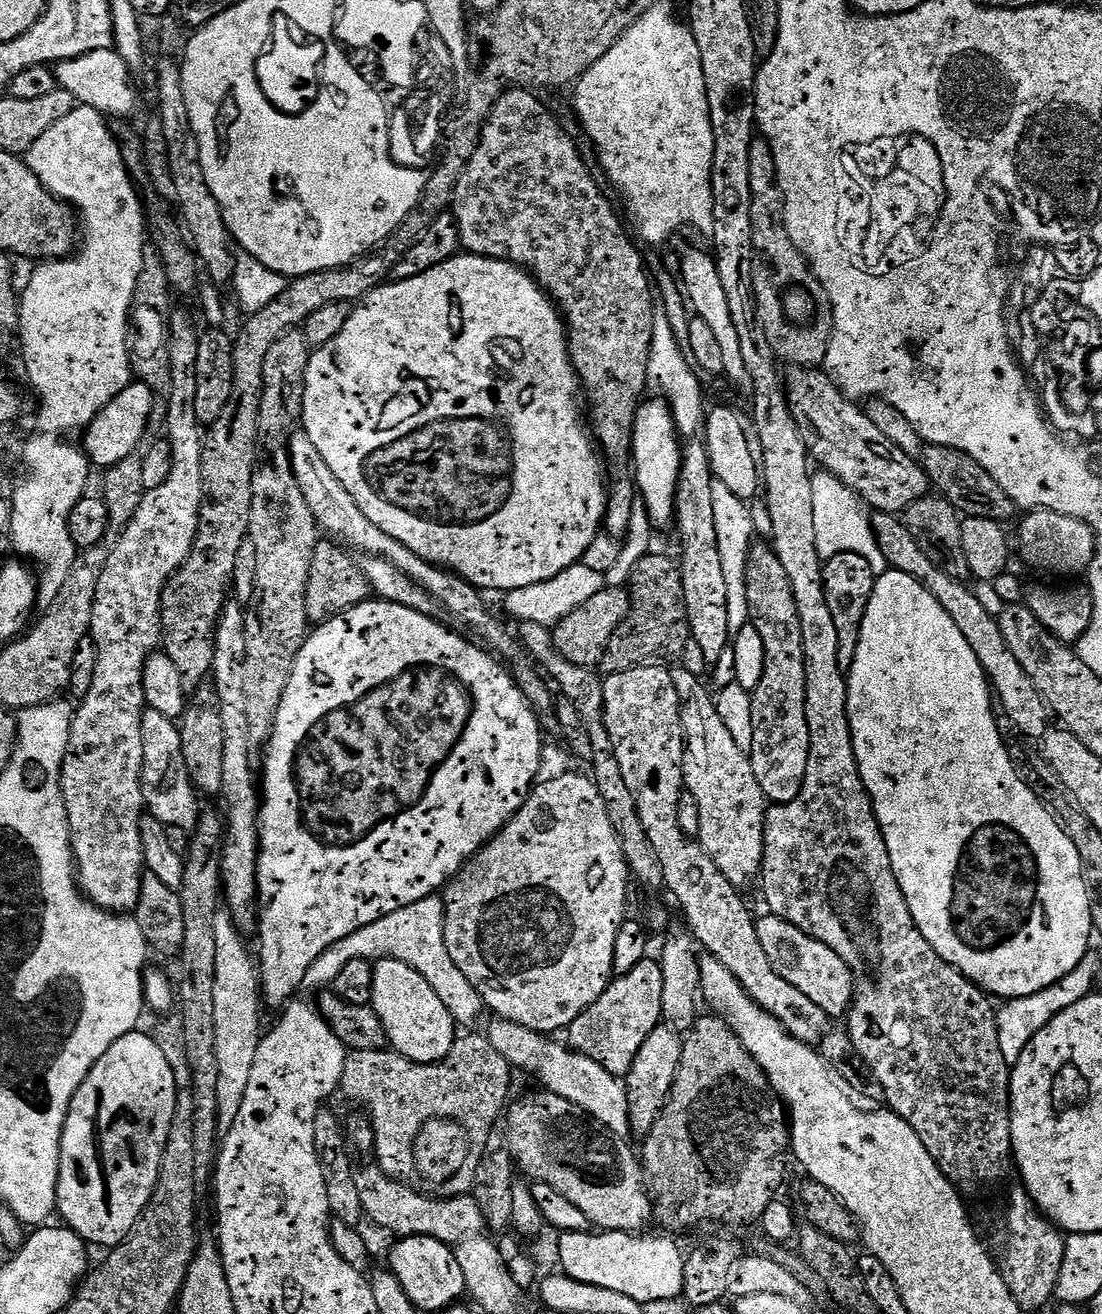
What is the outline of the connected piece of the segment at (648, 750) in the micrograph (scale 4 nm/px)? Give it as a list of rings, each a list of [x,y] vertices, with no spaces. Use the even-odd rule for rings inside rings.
[[[659,663],[645,664],[642,668],[631,668],[625,672],[613,672],[604,680],[605,690],[605,724],[606,731],[610,734],[610,741],[613,743],[614,755],[618,758],[619,769],[622,770],[622,777],[626,782],[630,793],[633,794],[637,803],[637,812],[642,820],[642,825],[646,828],[646,835],[650,838],[650,843],[654,846],[654,851],[661,862],[662,874],[664,875],[665,889],[672,891],[674,899],[680,903],[680,908],[684,911],[684,916],[688,919],[687,927],[693,936],[696,937],[697,945],[700,945],[707,955],[712,956],[738,982],[750,995],[755,998],[763,1008],[794,1038],[798,1038],[803,1044],[819,1045],[823,1040],[825,1032],[829,1031],[830,1018],[802,990],[797,990],[795,986],[790,986],[774,970],[770,964],[770,958],[766,956],[766,950],[762,950],[762,942],[758,942],[758,930],[756,920],[752,912],[748,909],[748,904],[743,900],[741,889],[728,881],[726,874],[718,870],[714,864],[714,858],[706,854],[706,850],[700,844],[699,839],[693,838],[685,832],[680,825],[678,818],[678,806],[684,793],[684,727],[680,717],[680,699],[678,690],[674,690],[674,678],[667,667]]]

